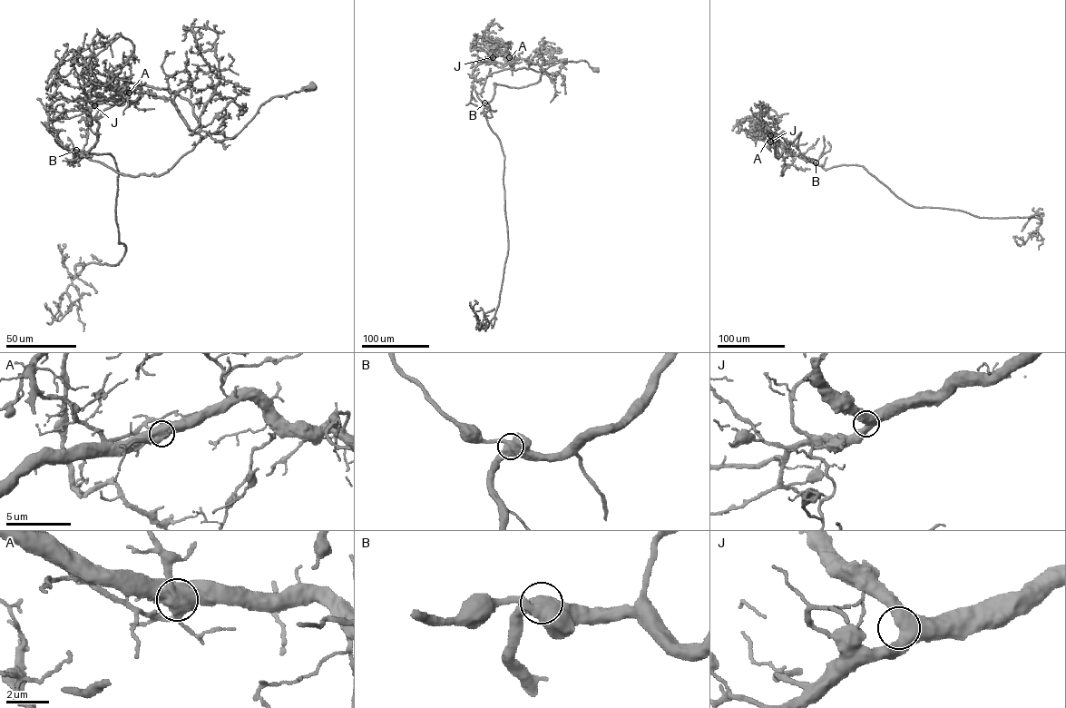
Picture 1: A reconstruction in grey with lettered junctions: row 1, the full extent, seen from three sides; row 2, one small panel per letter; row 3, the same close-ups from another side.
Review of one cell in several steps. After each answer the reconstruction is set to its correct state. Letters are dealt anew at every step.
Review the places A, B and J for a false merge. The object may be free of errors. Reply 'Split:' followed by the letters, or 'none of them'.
Split: A

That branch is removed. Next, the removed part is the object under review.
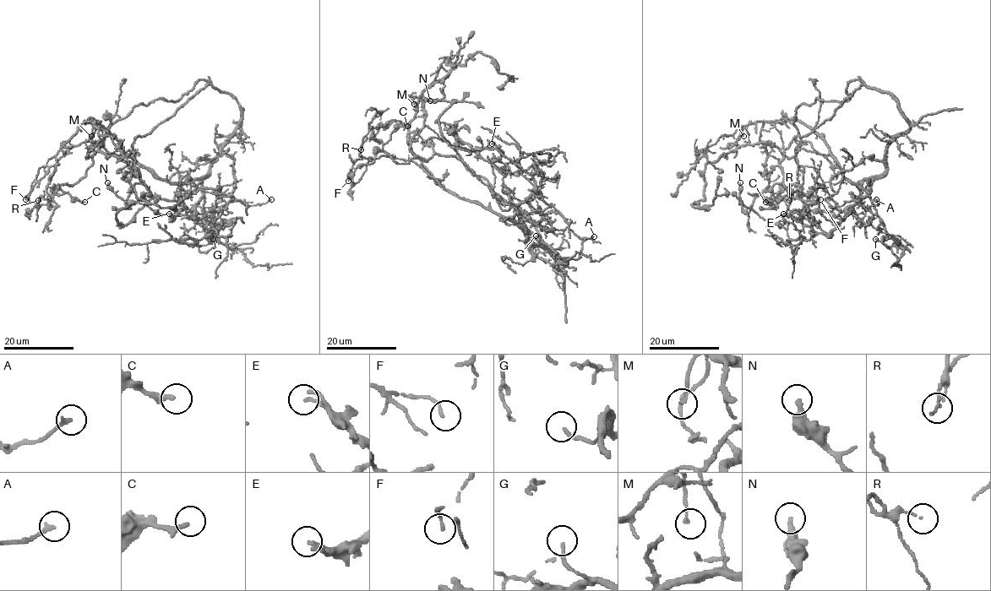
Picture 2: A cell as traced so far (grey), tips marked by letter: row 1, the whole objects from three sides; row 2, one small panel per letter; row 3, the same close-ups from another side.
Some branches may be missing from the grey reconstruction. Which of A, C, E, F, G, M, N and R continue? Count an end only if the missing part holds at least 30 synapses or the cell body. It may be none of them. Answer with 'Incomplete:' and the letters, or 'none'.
Incomplete: none

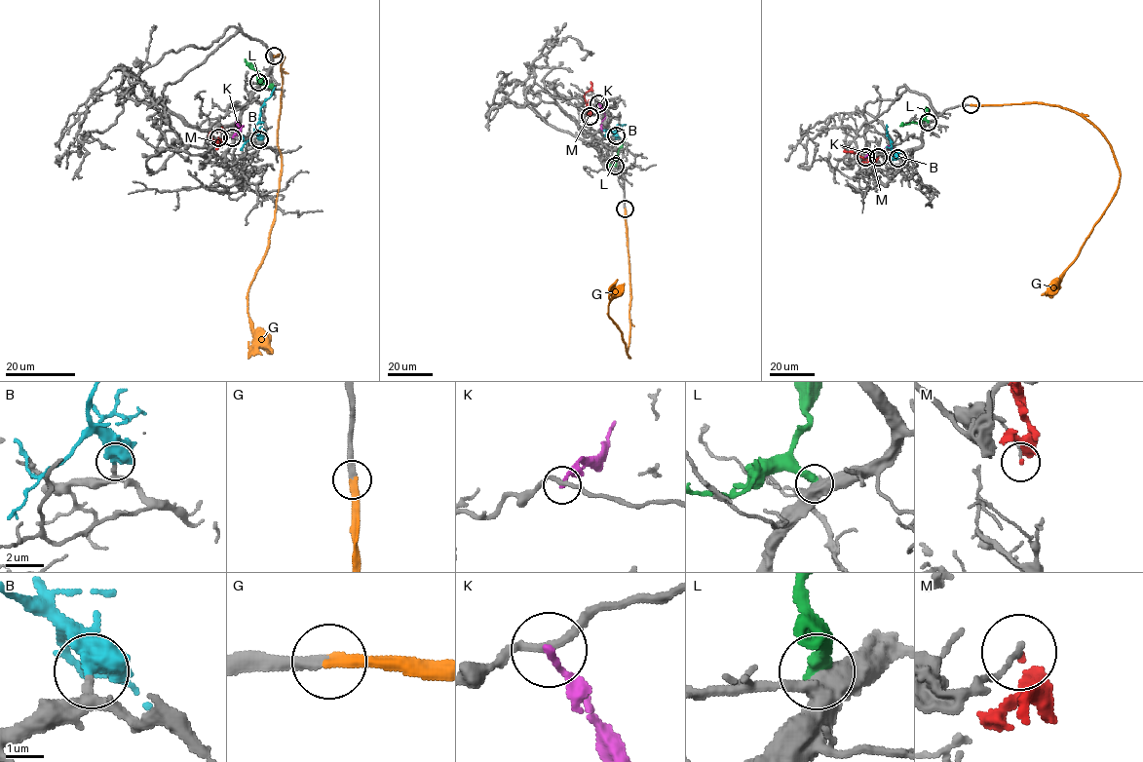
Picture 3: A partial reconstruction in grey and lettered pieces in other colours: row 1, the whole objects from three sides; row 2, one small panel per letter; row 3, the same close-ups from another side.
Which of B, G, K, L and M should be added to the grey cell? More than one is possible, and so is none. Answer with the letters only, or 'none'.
B, G

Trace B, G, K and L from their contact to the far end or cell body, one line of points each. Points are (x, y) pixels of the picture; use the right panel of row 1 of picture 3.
B: (897, 158), (892, 151), (886, 125)
G: (971, 104), (1058, 105), (1088, 120), (1112, 149), (1120, 171), (1116, 193), (1074, 262), (1042, 295)
K: (865, 157), (877, 150), (894, 149)
L: (928, 121), (900, 126)

